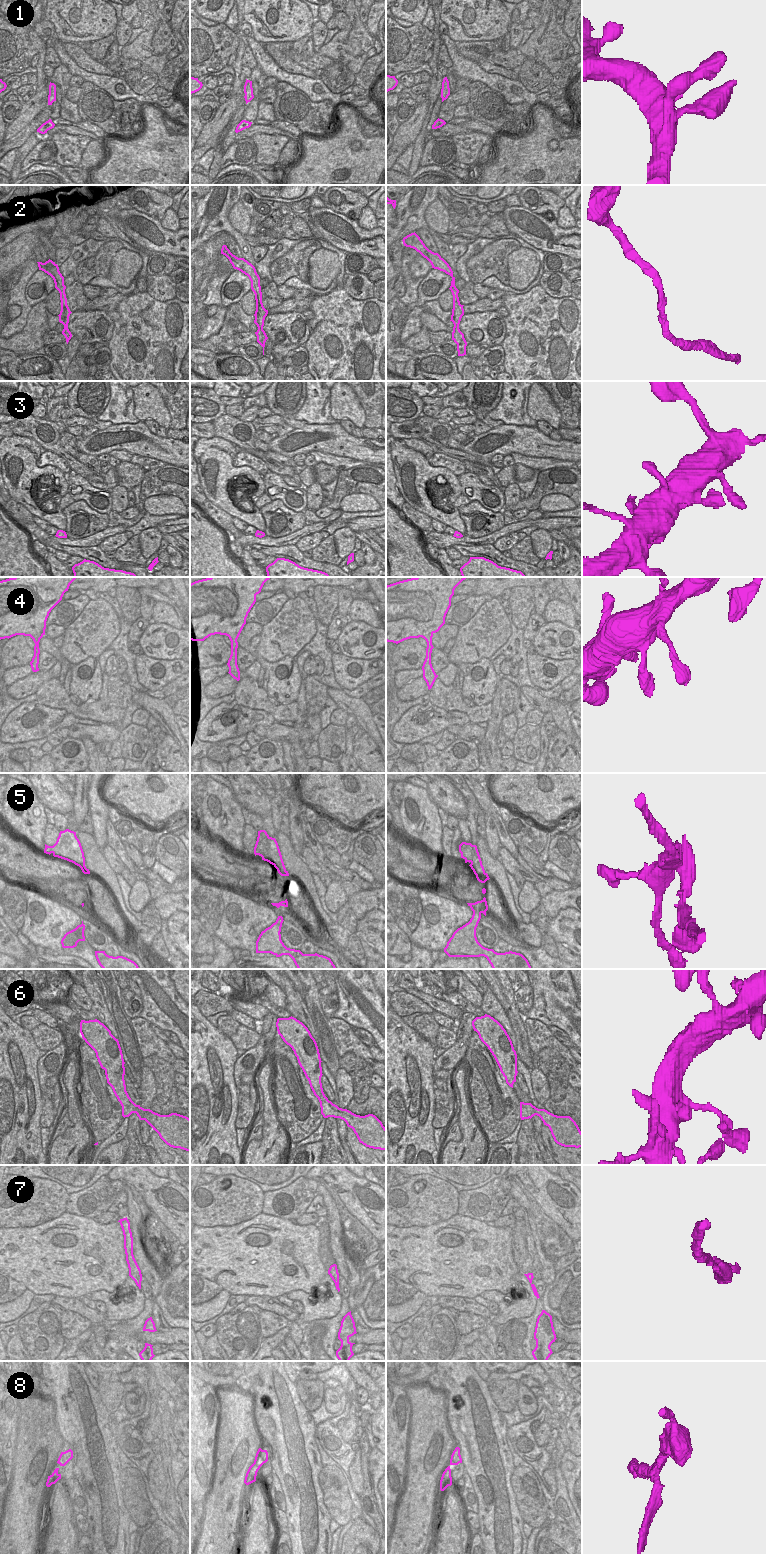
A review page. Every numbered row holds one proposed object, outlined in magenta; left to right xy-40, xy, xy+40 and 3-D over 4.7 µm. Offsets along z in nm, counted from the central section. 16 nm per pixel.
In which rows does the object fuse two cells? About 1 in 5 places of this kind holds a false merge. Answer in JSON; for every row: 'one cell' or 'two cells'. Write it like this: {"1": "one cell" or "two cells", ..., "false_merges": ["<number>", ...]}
{"1": "one cell", "2": "one cell", "3": "one cell", "4": "one cell", "5": "two cells", "6": "one cell", "7": "one cell", "8": "two cells", "false_merges": ["5", "8"]}

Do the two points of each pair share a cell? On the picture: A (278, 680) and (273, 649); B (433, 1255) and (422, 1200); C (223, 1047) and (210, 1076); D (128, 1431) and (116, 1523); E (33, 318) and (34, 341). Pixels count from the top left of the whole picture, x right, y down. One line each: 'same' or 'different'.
A: different
B: different
C: same
D: different
E: same

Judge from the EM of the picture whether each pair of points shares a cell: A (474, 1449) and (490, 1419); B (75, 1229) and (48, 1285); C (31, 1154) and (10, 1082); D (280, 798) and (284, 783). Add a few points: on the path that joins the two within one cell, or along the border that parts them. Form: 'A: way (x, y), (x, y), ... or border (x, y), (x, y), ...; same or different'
A: way (481, 1442), (481, 1428), (483, 1426); same
B: way (77, 1243), (49, 1271); same
C: way (16, 1136), (10, 1123), (10, 1100); same
D: way (281, 794), (281, 787); same

